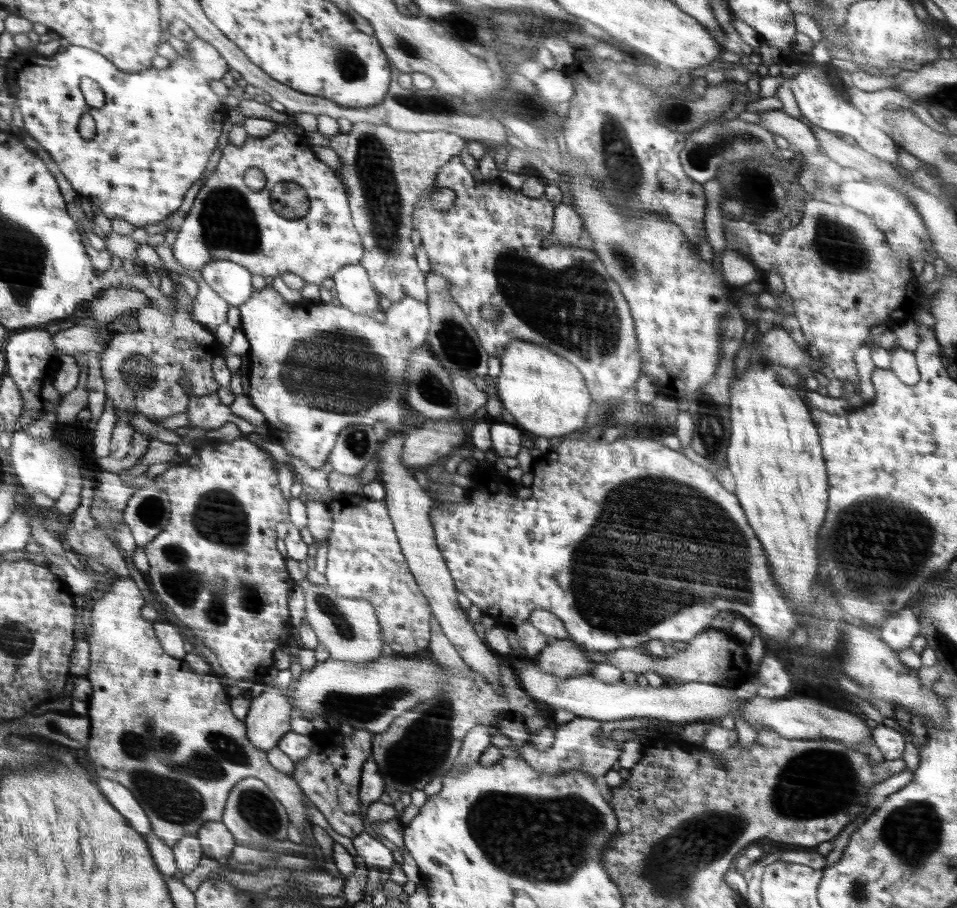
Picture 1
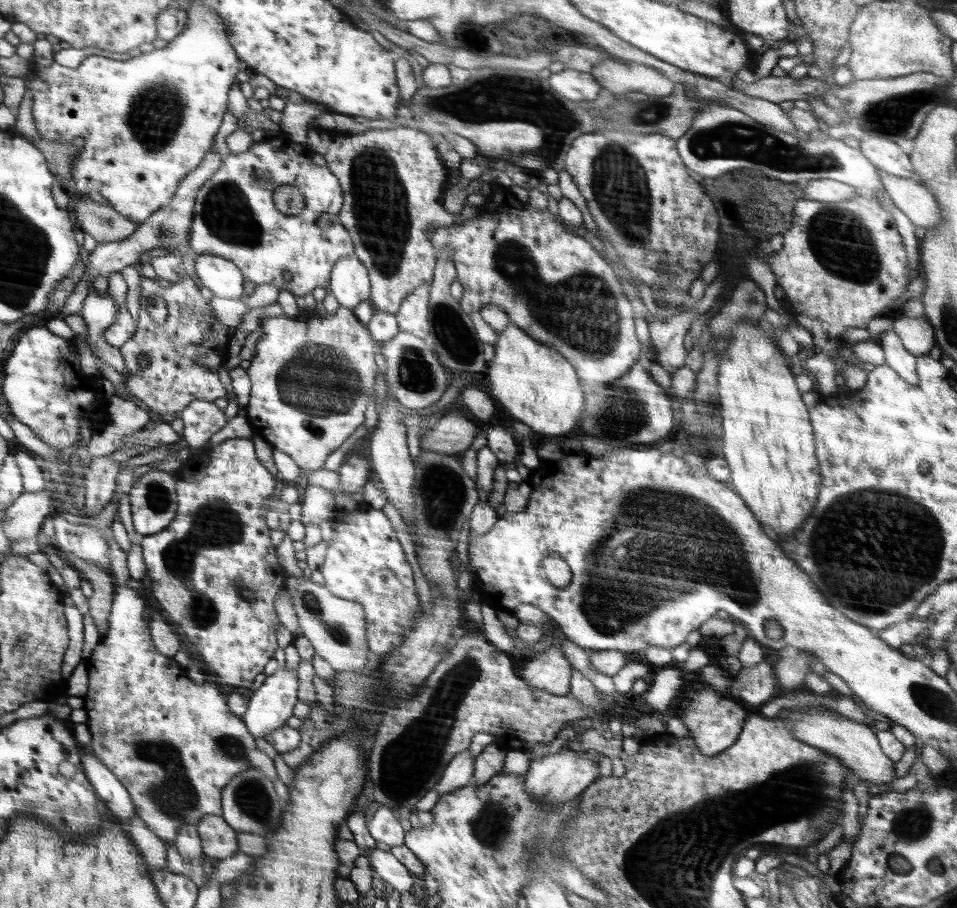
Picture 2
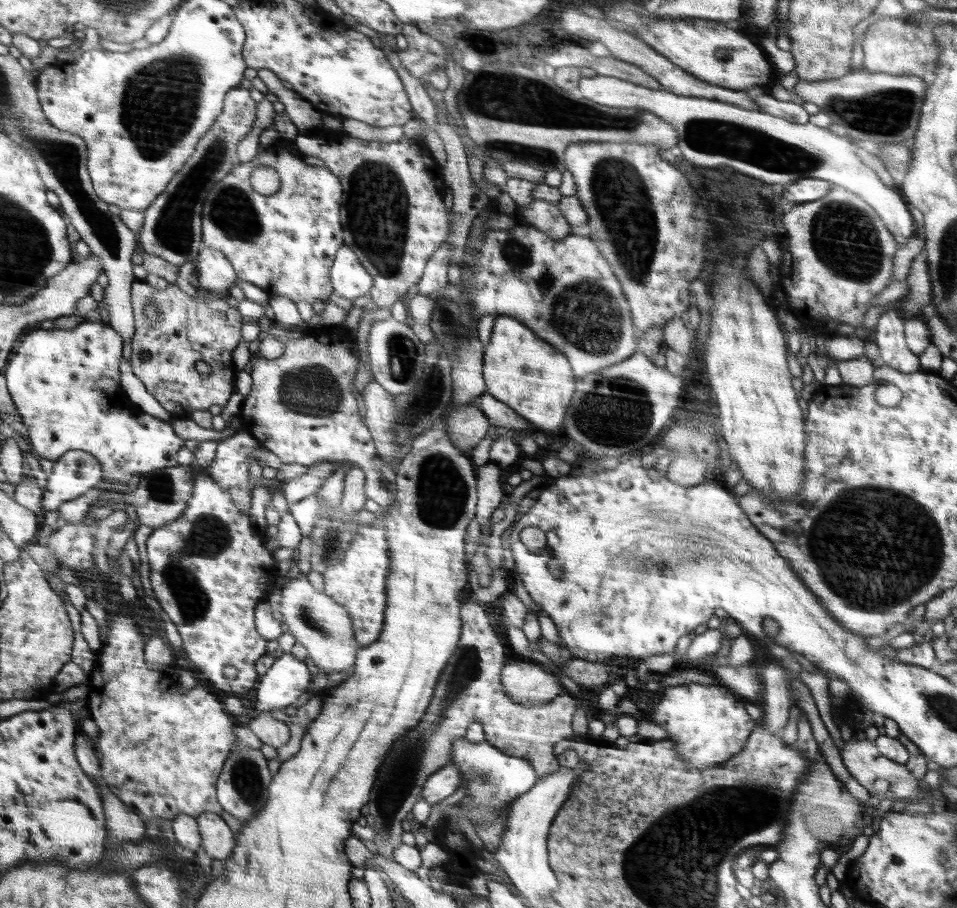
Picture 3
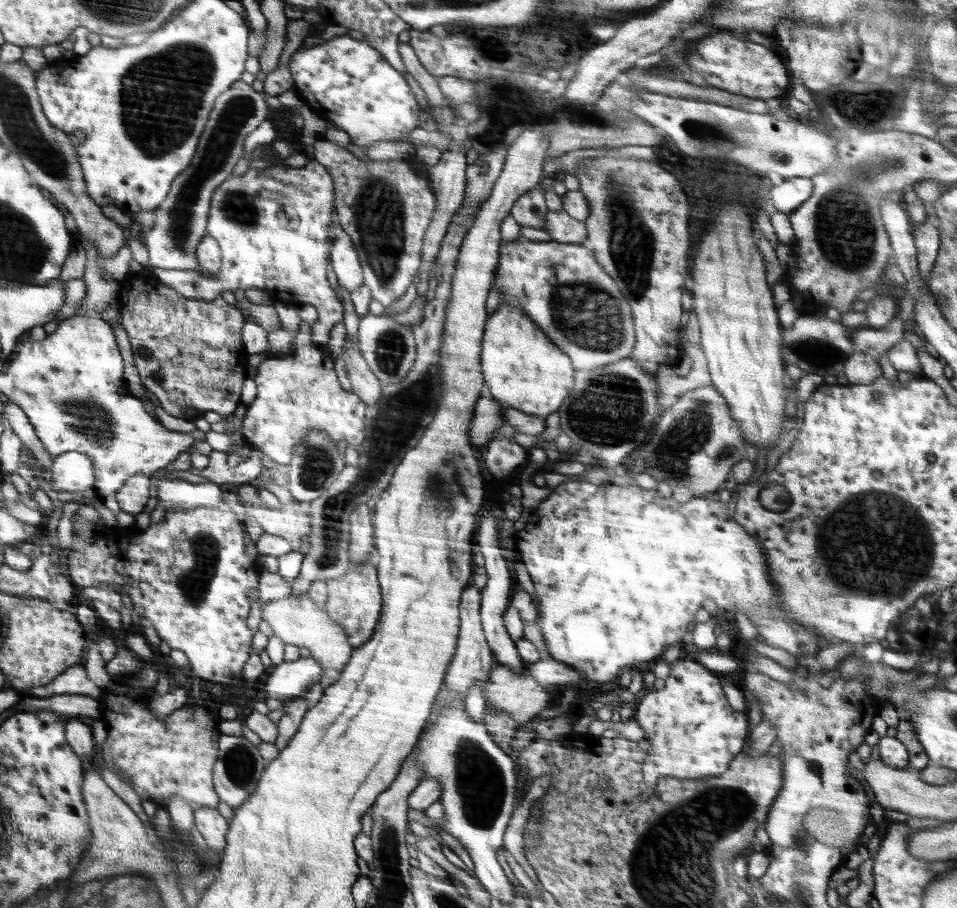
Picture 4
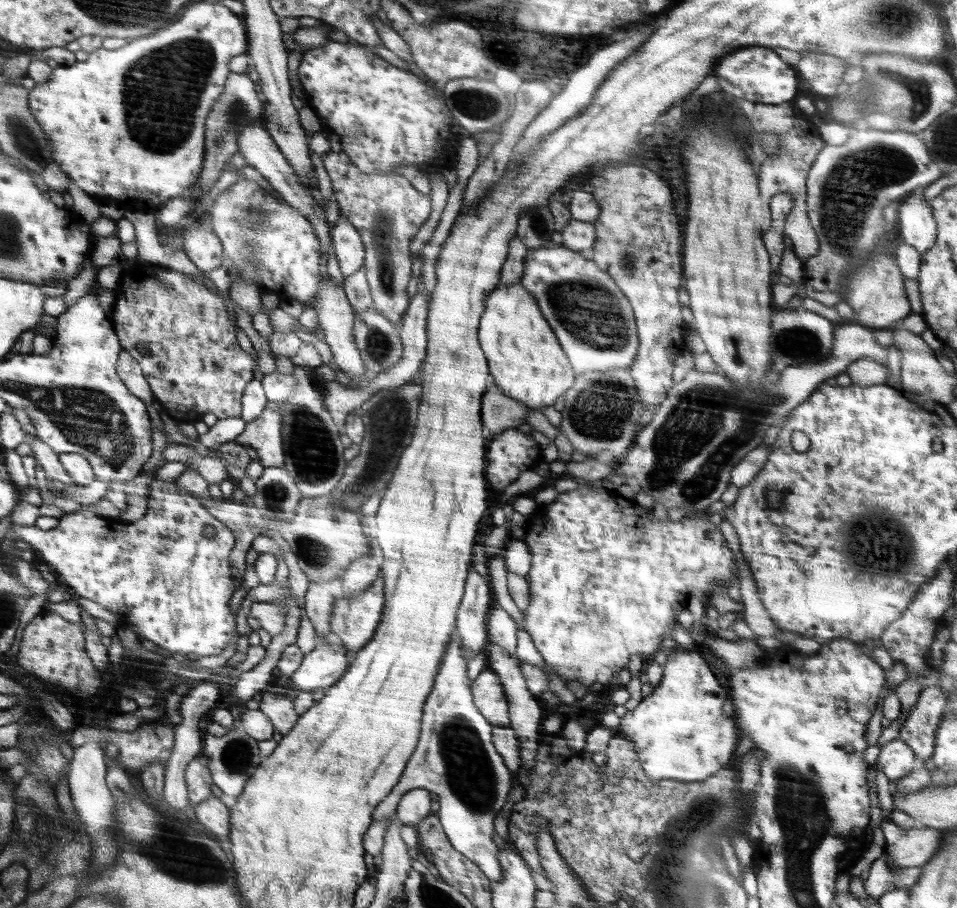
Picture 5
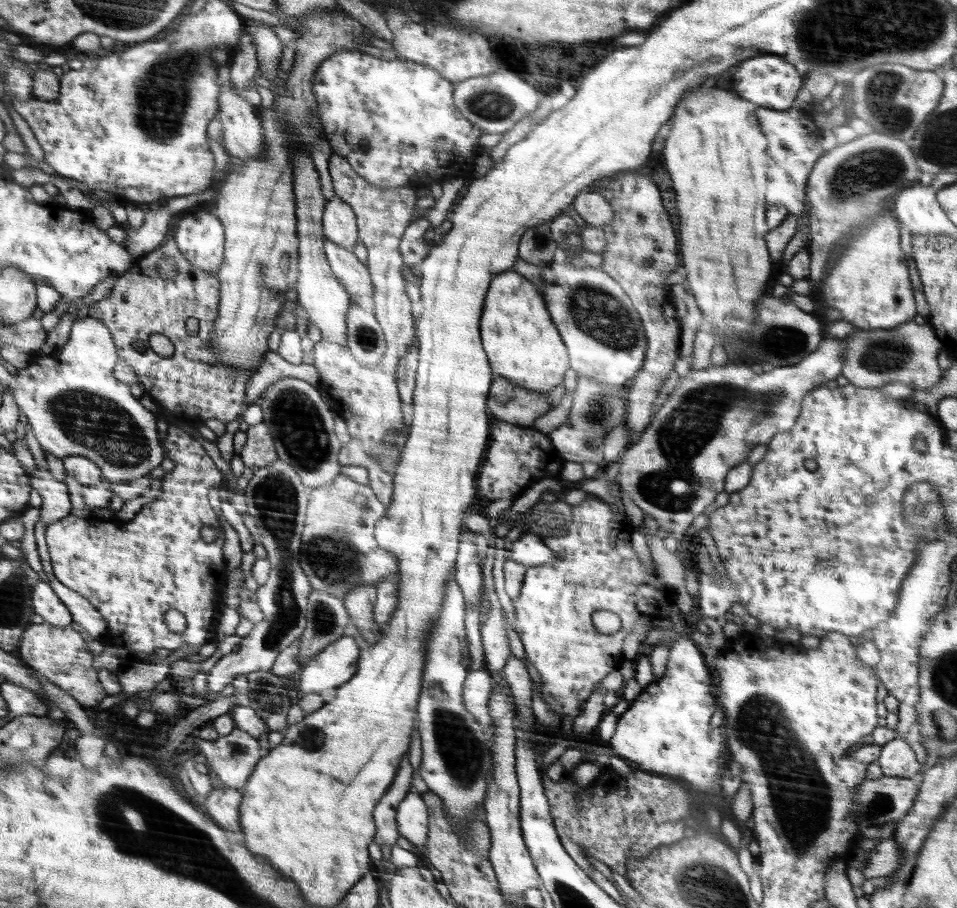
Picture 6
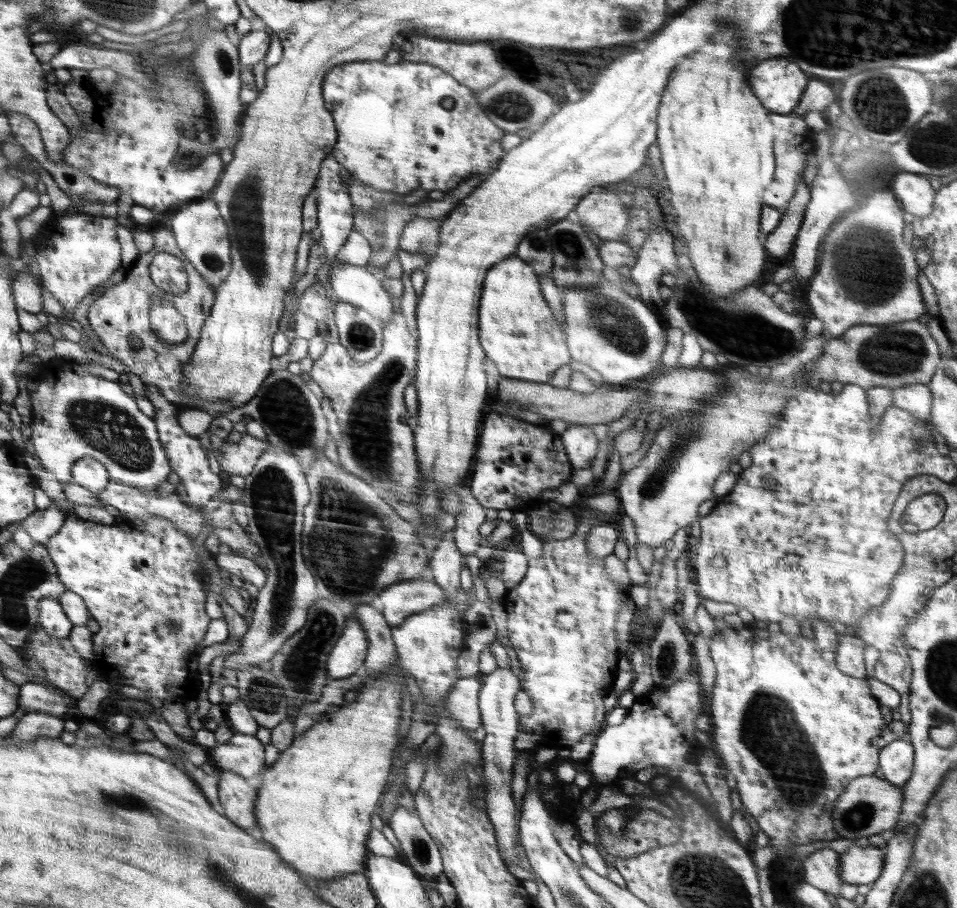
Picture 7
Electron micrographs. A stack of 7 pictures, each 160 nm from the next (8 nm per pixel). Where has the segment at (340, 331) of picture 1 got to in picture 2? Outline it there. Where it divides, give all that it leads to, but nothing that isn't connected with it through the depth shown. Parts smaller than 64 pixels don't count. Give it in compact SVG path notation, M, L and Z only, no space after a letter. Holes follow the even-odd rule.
M432 281L416 287L406 299L403 306L395 312L400 332L406 332L409 336L428 338L428 303ZM340 305L337 311L326 317L314 314L300 314L294 319L282 316L278 317L267 317L260 320L260 326L262 326L262 335L258 339L256 344L256 355L250 364L250 368L246 370L249 380L251 381L250 388L250 399L246 408L246 414L249 418L250 427L252 427L252 433L254 436L260 436L264 438L268 444L272 445L273 449L282 450L286 452L294 462L301 468L304 474L311 473L312 471L318 471L324 466L328 454L332 454L334 450L338 450L348 434L353 434L354 430L358 428L358 424L364 422L364 406L370 402L374 390L374 382L376 382L376 364L372 364L374 360L374 354L376 352L382 352L382 343L381 344L372 344L372 338L368 338L368 330L362 322L358 322L358 318L352 314L350 308L343 307Z

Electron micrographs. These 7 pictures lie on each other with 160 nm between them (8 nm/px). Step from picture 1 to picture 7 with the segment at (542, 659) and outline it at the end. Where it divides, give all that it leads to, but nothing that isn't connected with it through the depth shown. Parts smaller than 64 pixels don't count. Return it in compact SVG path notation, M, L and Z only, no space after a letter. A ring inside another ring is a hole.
M481 675L459 678L446 700L447 711L451 717L468 731L475 731L482 725L479 708L481 688Z

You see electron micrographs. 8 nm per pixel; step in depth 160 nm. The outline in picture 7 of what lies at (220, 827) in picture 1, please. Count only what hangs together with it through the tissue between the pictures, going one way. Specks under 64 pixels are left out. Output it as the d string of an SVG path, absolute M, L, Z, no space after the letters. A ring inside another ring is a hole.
M221 770L221 777L219 780L219 801L220 812L223 813L228 820L231 820L240 828L254 828L256 826L255 802L257 799L257 789L248 784L248 779L236 774L232 771Z

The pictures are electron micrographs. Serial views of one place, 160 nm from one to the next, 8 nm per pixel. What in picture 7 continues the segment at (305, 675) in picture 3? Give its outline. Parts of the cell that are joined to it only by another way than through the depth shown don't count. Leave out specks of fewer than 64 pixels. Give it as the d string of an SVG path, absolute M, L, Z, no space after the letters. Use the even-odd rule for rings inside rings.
M354 613L348 614L343 633L326 661L328 681L352 676L362 668L367 659L367 648L367 633Z

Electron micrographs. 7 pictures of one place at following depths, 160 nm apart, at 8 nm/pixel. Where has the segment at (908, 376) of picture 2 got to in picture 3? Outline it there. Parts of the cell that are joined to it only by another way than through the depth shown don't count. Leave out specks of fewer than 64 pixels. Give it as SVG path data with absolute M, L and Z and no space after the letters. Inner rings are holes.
M897 309L883 312L874 327L876 344L884 365L898 372L908 374L921 369L919 355L914 354L905 341L905 319Z

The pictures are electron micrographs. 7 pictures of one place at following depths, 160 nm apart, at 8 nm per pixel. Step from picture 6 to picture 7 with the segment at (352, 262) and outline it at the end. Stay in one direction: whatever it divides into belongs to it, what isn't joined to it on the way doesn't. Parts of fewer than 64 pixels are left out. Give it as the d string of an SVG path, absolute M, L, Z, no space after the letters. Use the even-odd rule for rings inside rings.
M339 262L330 270L329 284L338 302L347 302L367 309L383 324L393 317L394 305L391 296L384 290L378 273L371 266Z

